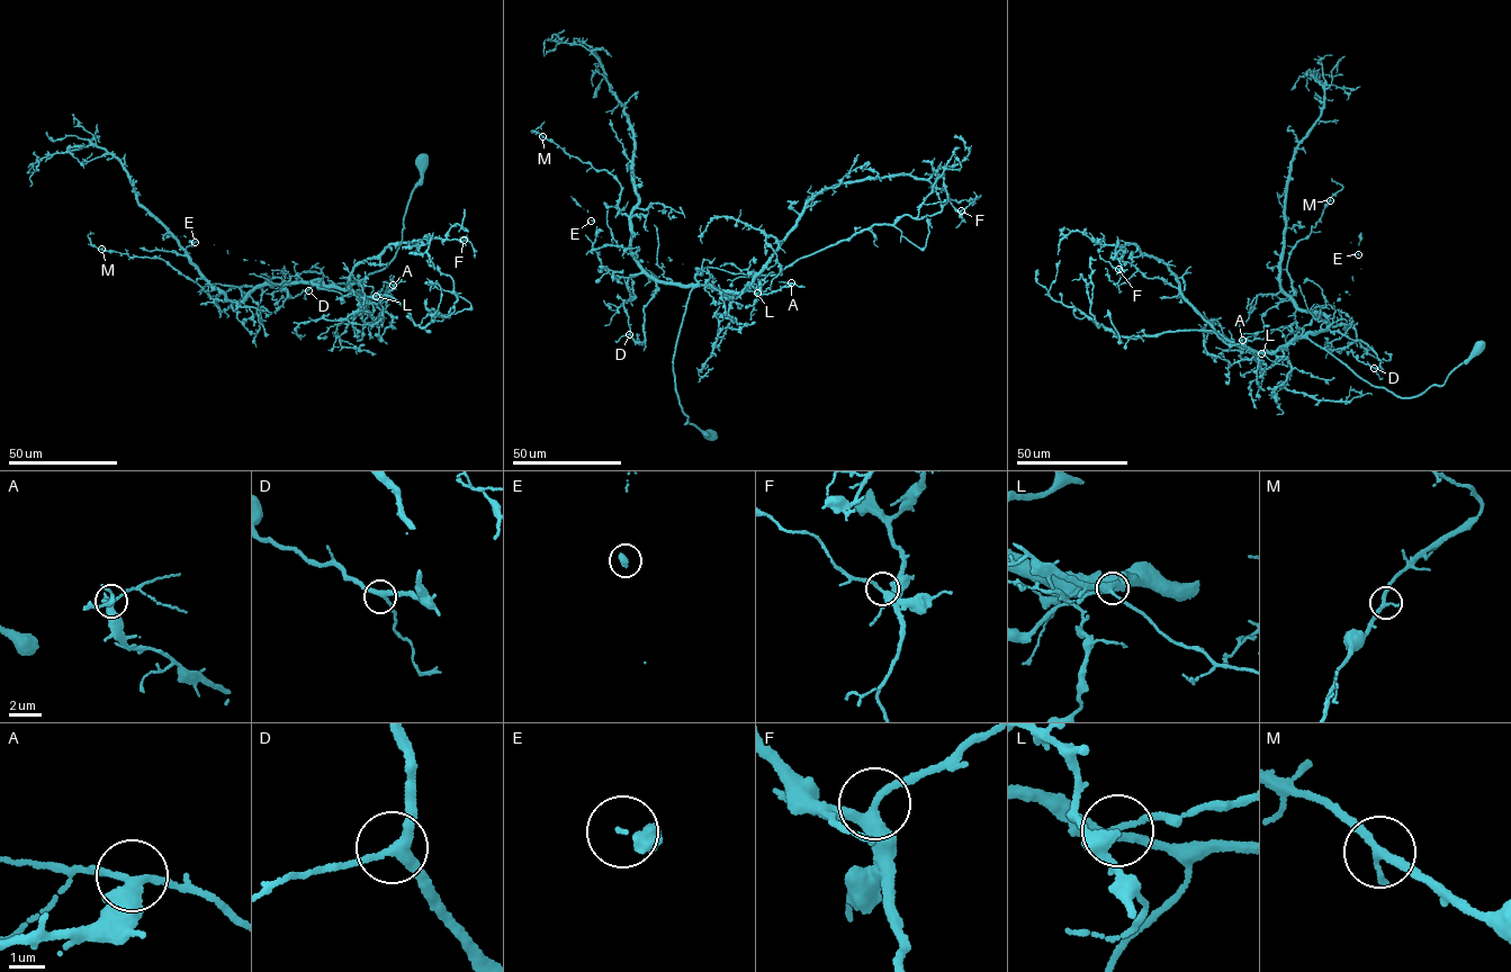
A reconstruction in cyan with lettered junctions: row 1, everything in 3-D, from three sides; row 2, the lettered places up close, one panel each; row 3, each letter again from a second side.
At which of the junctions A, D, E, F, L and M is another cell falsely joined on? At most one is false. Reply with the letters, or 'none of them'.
none of them

